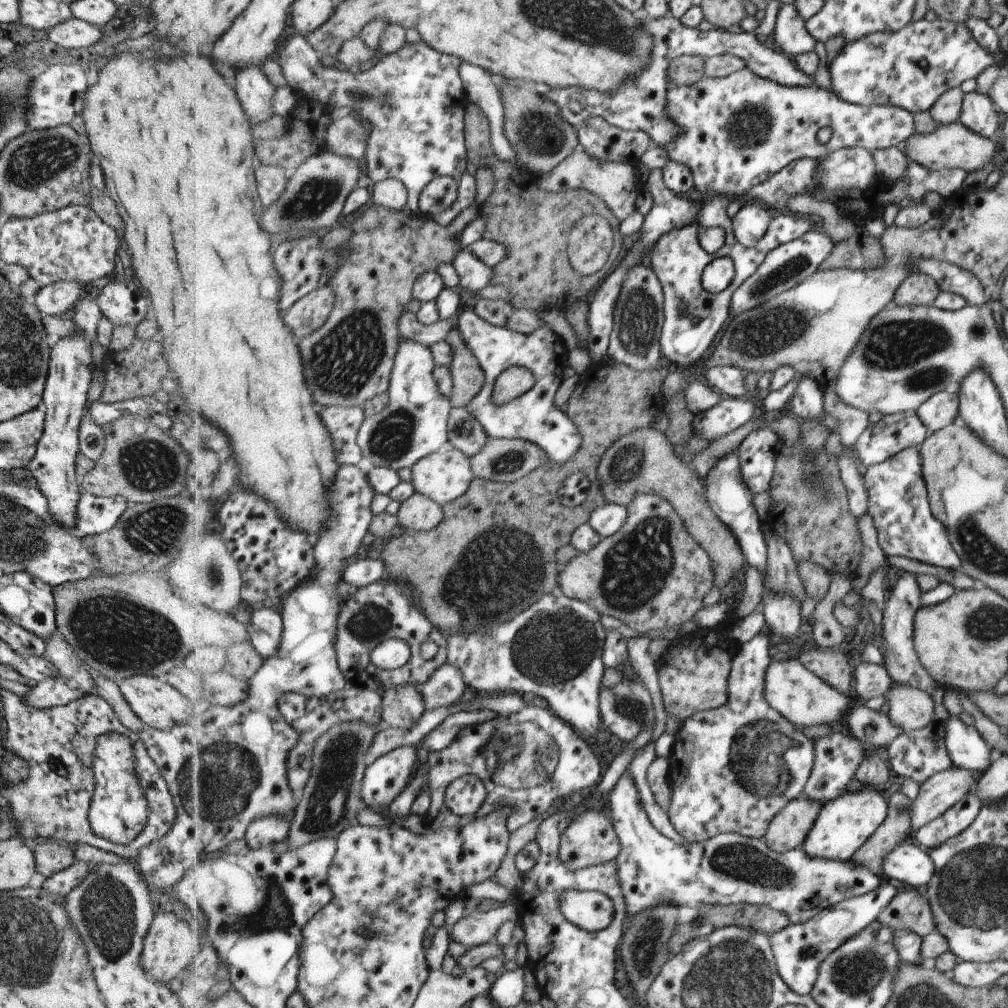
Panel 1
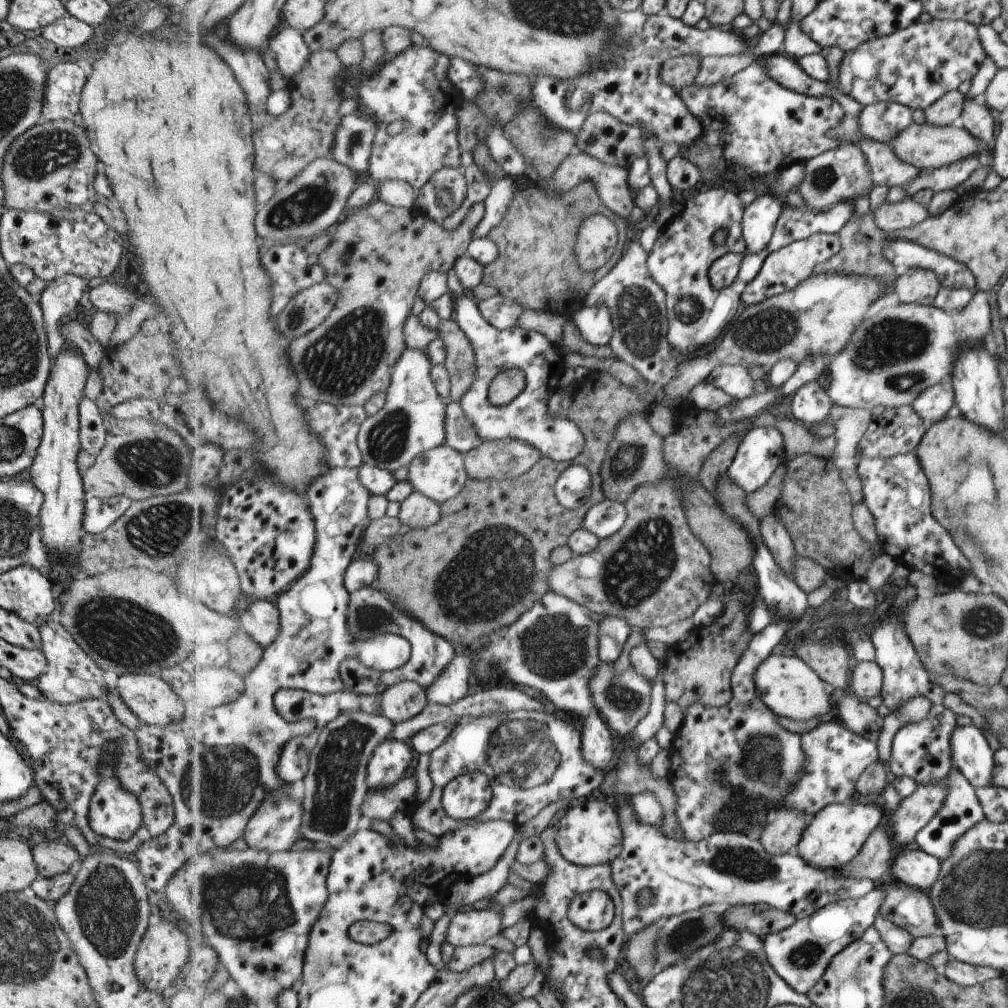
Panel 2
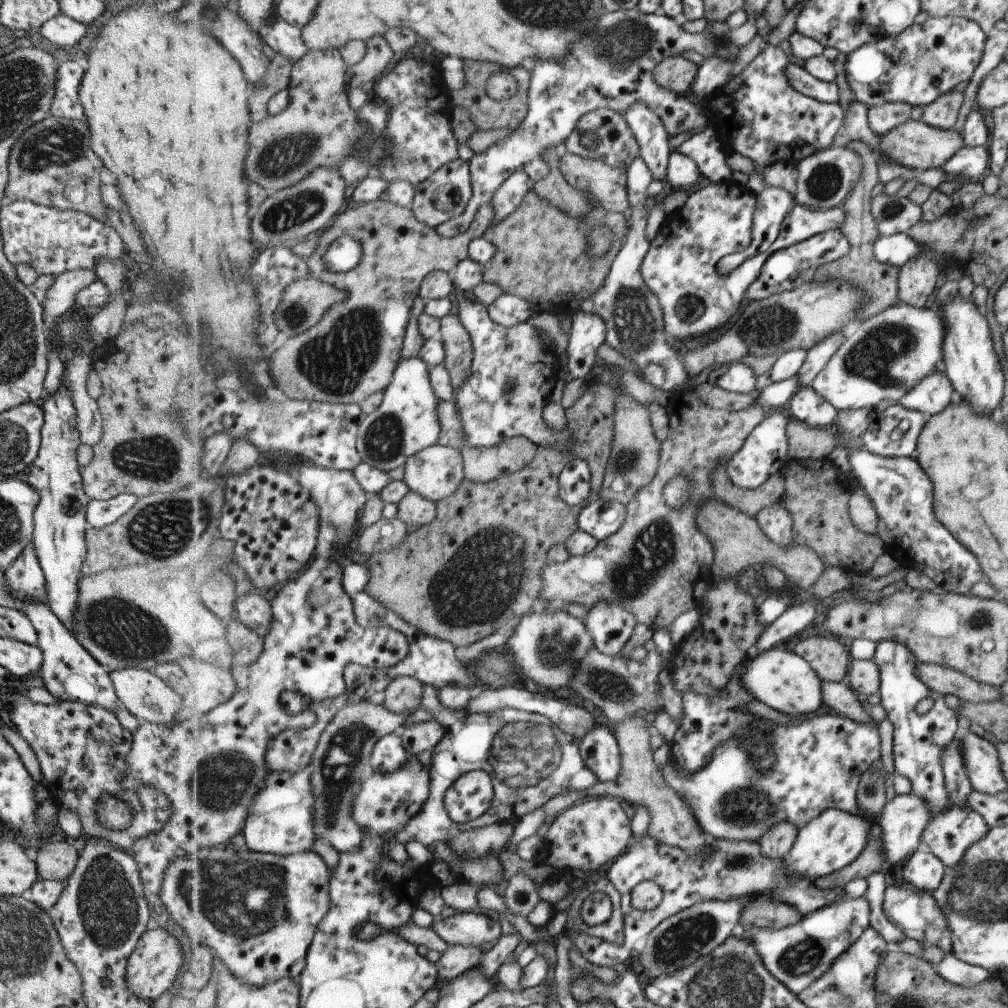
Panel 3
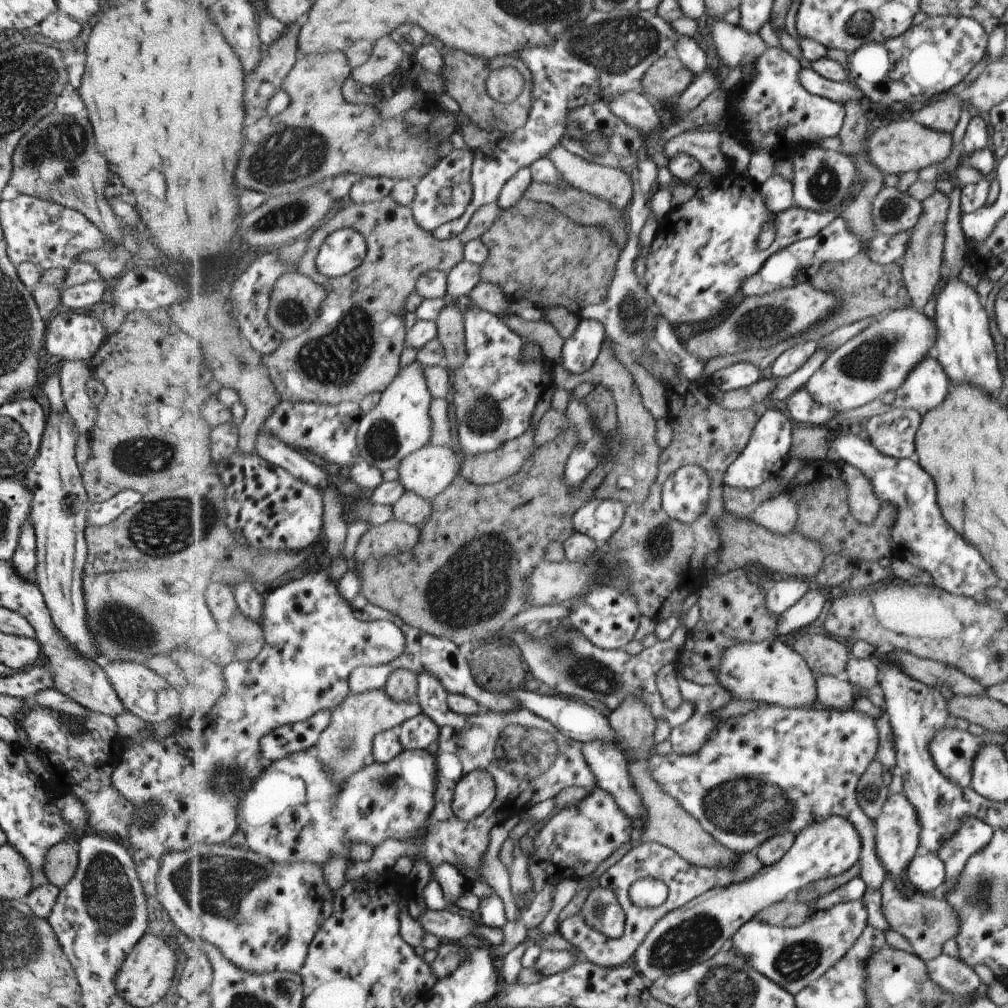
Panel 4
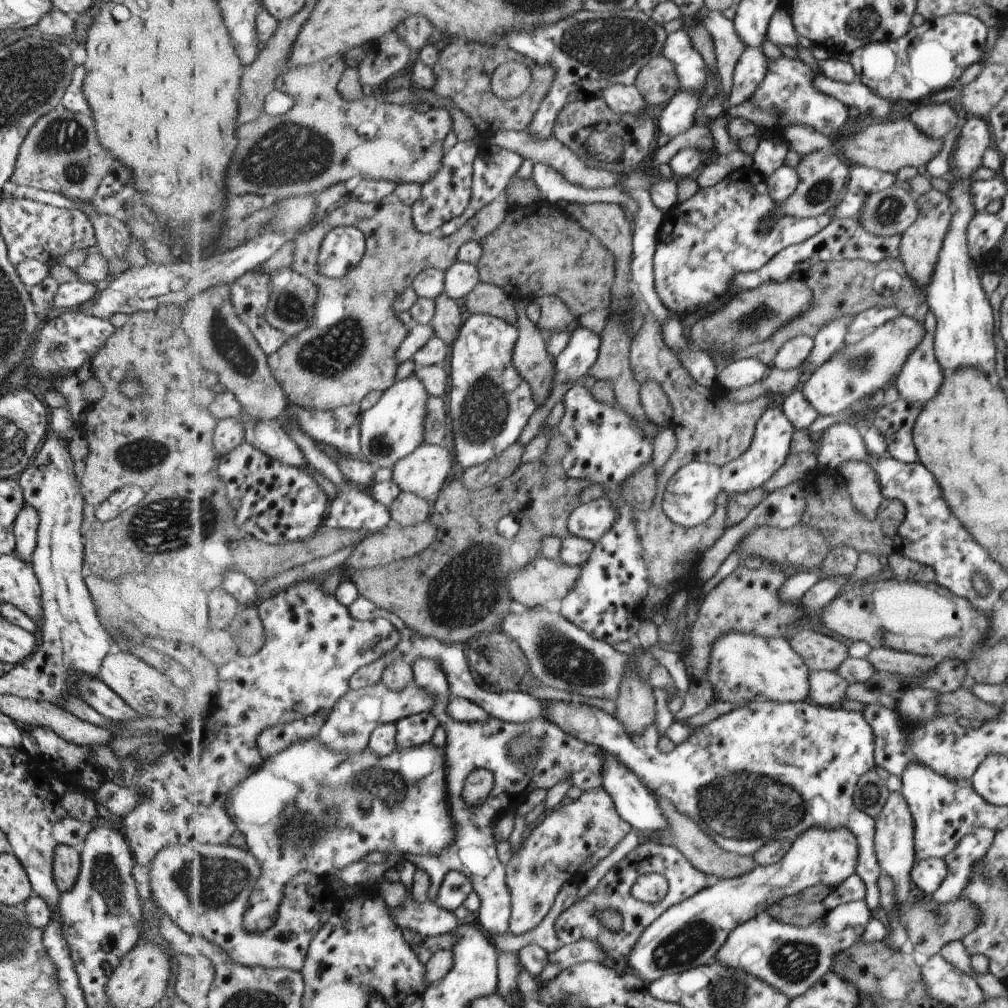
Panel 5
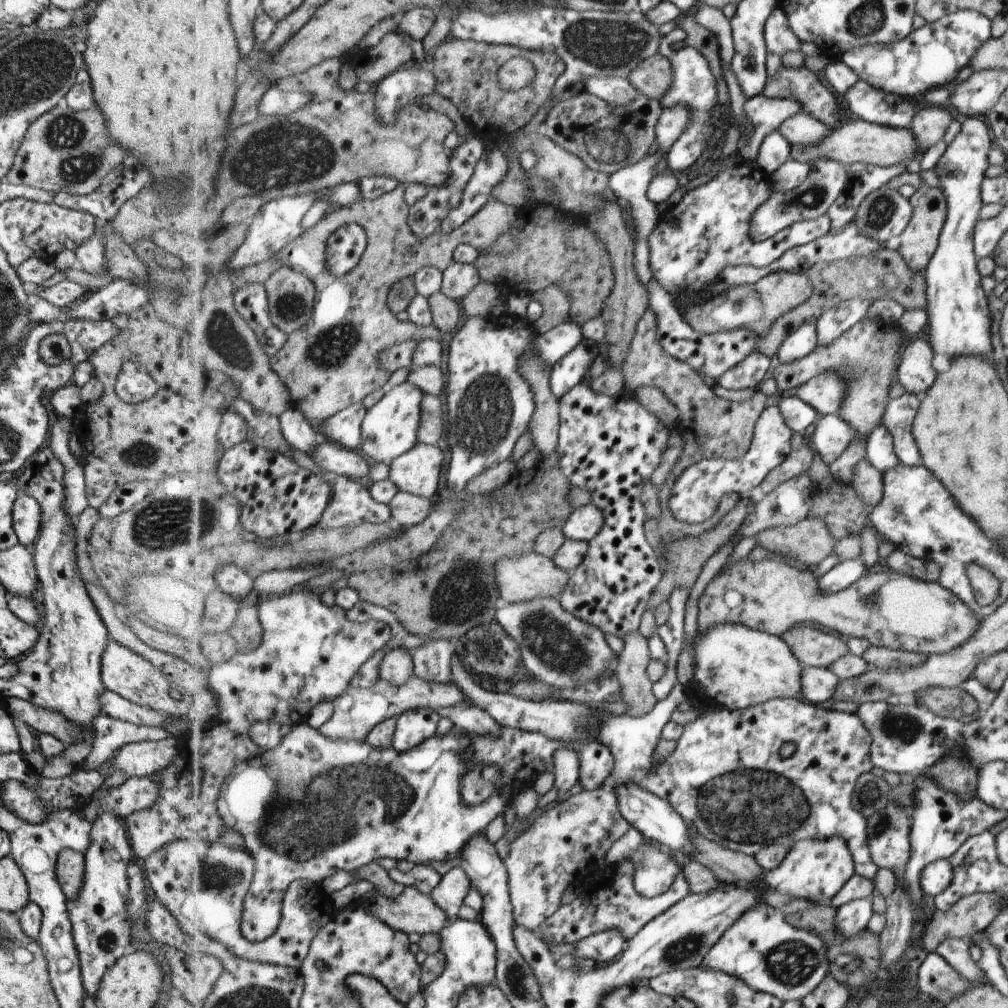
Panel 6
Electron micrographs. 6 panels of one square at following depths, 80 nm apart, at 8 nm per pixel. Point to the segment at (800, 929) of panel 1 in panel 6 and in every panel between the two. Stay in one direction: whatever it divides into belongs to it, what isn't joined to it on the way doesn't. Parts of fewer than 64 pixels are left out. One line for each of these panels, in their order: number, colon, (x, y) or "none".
2: (801, 954)
3: (798, 955)
4: (796, 958)
5: (793, 960)
6: (769, 955)

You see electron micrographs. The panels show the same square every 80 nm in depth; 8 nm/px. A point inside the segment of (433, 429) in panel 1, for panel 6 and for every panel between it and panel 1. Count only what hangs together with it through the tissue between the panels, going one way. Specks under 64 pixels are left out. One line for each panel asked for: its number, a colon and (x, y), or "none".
2: (413, 420)
3: (407, 422)
4: (401, 424)
5: (395, 427)
6: (390, 429)

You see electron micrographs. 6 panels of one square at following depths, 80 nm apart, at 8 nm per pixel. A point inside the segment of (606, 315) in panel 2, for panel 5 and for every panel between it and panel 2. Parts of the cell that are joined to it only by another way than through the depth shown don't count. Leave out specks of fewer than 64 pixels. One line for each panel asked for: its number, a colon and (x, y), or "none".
3: (589, 333)
4: (581, 351)
5: (577, 361)

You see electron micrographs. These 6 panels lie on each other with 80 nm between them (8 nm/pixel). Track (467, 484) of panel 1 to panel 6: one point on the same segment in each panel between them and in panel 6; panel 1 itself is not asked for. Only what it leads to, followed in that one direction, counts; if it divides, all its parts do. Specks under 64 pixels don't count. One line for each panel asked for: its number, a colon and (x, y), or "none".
2: (440, 474)
3: (438, 471)
4: (428, 472)
5: (424, 472)
6: (418, 472)

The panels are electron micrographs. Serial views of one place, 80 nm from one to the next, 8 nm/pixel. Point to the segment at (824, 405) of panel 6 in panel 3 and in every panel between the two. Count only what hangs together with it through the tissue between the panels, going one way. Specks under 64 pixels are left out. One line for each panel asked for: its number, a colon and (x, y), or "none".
3: (885, 355)
4: (878, 359)
5: (871, 362)

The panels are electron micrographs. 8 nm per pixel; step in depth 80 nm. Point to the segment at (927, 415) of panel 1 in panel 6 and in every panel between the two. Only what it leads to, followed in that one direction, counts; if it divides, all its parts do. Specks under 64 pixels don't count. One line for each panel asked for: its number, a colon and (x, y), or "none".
2: (931, 405)
3: (930, 395)
4: (925, 387)
5: (918, 380)
6: (916, 374)

